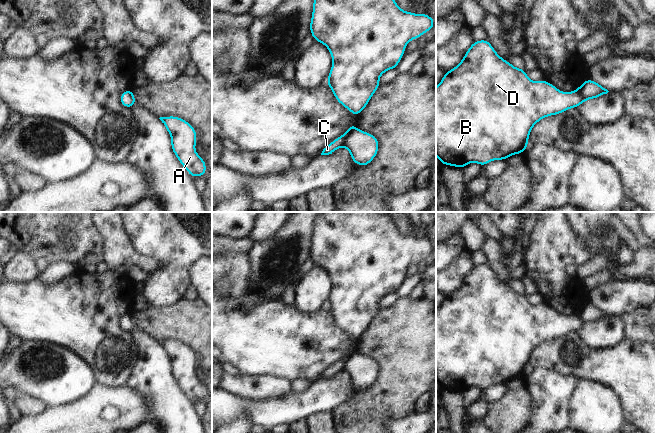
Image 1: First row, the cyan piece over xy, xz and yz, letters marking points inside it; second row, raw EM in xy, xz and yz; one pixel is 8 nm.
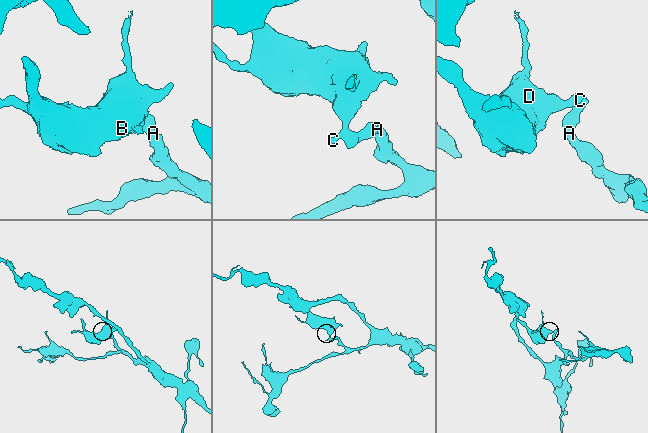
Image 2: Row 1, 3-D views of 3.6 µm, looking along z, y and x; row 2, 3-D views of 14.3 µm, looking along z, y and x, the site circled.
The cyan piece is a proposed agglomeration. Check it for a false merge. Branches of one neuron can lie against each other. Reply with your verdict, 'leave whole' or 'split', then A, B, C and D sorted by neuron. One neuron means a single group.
split; A / B C D

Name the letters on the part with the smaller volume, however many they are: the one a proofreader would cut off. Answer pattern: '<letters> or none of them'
B, C, D

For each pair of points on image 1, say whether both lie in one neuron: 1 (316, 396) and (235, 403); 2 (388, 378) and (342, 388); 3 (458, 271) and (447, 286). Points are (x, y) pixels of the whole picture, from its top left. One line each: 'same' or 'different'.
1: same
2: different
3: same

